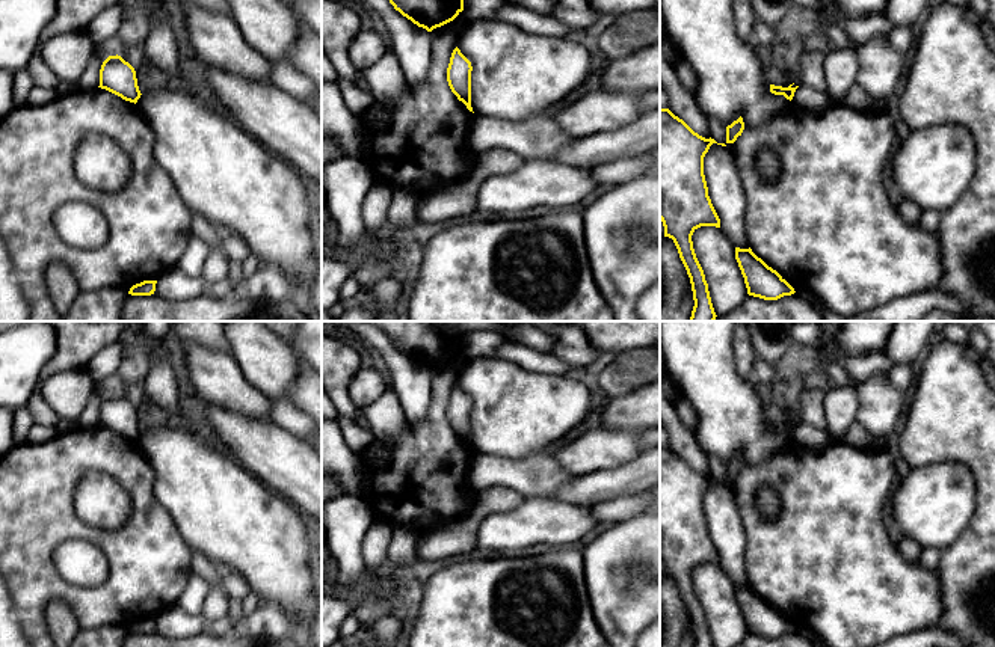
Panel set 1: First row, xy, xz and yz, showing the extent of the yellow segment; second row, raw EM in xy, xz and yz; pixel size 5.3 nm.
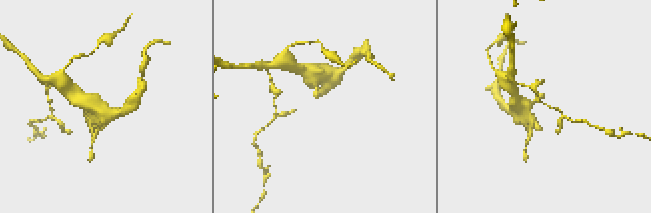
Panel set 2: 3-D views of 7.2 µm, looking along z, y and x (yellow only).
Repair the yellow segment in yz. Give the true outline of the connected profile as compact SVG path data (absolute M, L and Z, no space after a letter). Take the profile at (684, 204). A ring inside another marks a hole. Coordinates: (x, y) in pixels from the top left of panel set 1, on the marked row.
M660 107L660 220L690 278L695 300L690 321L717 317L692 241L701 226L720 228L704 175L704 157L713 143L717 142L699 136L669 109Z

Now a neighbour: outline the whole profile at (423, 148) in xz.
M462 11L453 21L430 32L432 63L424 83L408 86L391 100L376 101L388 121L384 130L371 128L361 116L367 128L365 163L373 172L374 184L400 187L424 199L457 186L471 173L477 154L470 149L468 136L476 113L457 100L447 81L450 57L465 23Z

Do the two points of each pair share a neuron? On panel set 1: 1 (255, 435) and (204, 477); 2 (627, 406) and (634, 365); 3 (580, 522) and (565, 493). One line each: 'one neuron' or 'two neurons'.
1: two neurons
2: two neurons
3: two neurons

